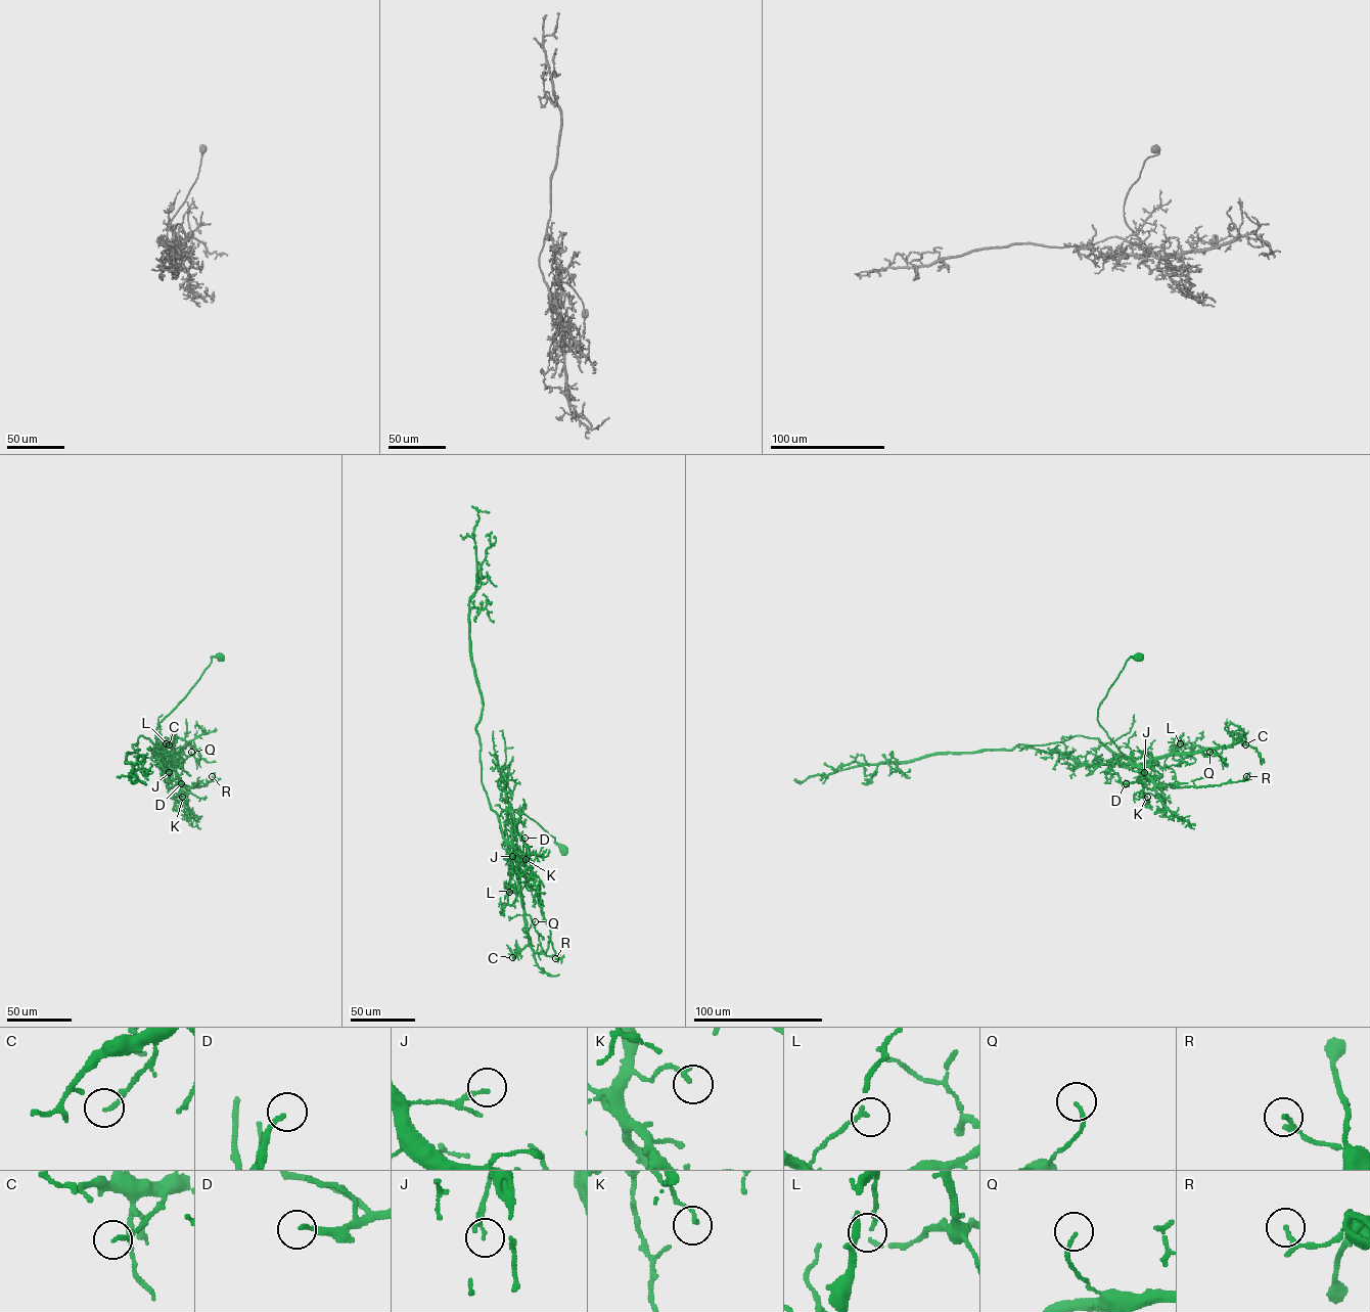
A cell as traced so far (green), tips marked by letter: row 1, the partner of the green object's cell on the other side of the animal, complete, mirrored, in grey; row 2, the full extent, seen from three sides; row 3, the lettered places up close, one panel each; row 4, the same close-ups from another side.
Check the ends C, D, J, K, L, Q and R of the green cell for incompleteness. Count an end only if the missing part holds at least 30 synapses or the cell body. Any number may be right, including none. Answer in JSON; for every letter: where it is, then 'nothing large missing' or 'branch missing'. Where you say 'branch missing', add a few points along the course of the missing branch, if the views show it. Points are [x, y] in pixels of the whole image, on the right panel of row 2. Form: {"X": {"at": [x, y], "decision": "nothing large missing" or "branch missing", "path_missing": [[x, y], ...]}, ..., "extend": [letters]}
{"C": {"at": [1245, 744], "decision": "nothing large missing"}, "D": {"at": [1126, 783], "decision": "branch missing", "path_missing": [[1126, 783], [1126, 785], [1115, 786], [1106, 781]]}, "J": {"at": [1144, 772], "decision": "nothing large missing"}, "K": {"at": [1147, 797], "decision": "nothing large missing"}, "L": {"at": [1180, 743], "decision": "nothing large missing"}, "Q": {"at": [1209, 752], "decision": "nothing large missing"}, "R": {"at": [1246, 776], "decision": "nothing large missing"}, "extend": ["D"]}

